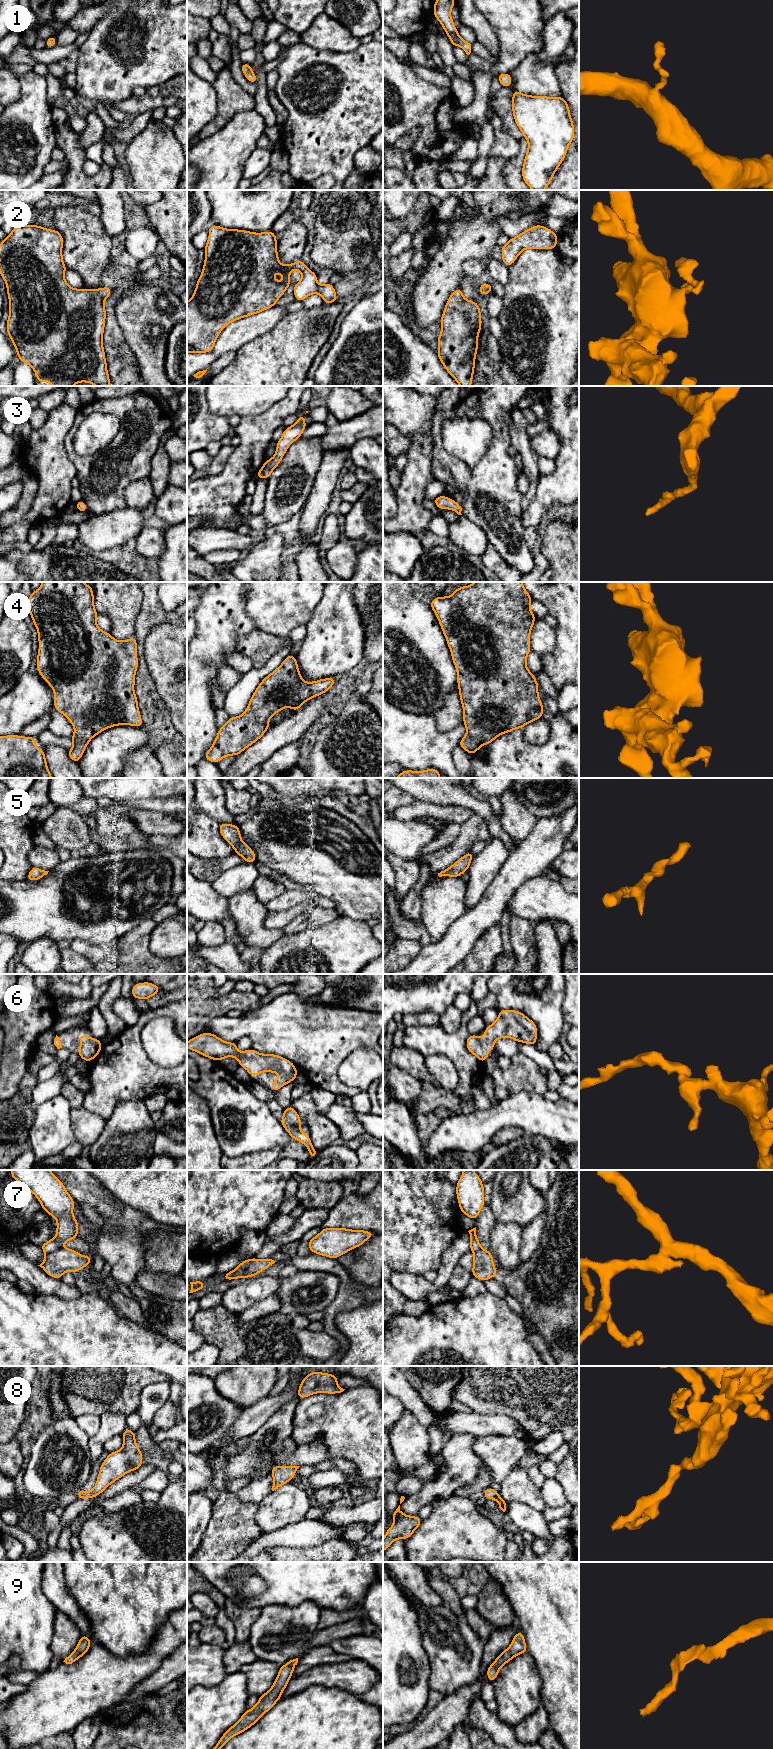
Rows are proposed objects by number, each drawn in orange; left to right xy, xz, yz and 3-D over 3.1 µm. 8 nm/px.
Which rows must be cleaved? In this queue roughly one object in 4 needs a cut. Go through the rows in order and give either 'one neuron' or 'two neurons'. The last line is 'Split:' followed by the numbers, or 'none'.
1: one neuron
2: one neuron
3: one neuron
4: one neuron
5: one neuron
6: one neuron
7: two neurons
8: one neuron
9: one neuron
Split: 7

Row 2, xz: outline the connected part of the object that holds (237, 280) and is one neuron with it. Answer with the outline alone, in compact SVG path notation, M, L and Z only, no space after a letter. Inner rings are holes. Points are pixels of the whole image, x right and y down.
M210 225L208 230L202 273L197 280L193 296L187 302L187 353L212 352L216 339L228 324L275 306L289 287L290 273L294 269L302 274L301 280L294 286L295 300L302 302L309 295L316 293L322 296L324 304L337 301L334 285L319 285L317 274L301 259L289 265L279 262L277 238L272 230L255 233L225 229L218 225ZM275 271L283 276L282 282L274 279Z

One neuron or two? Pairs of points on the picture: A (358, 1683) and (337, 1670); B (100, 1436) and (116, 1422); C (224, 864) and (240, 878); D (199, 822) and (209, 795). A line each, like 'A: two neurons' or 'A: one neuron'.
A: one neuron
B: one neuron
C: two neurons
D: two neurons

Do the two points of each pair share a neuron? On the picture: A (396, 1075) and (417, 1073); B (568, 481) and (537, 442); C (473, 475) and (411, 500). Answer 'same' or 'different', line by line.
A: different
B: different
C: different

